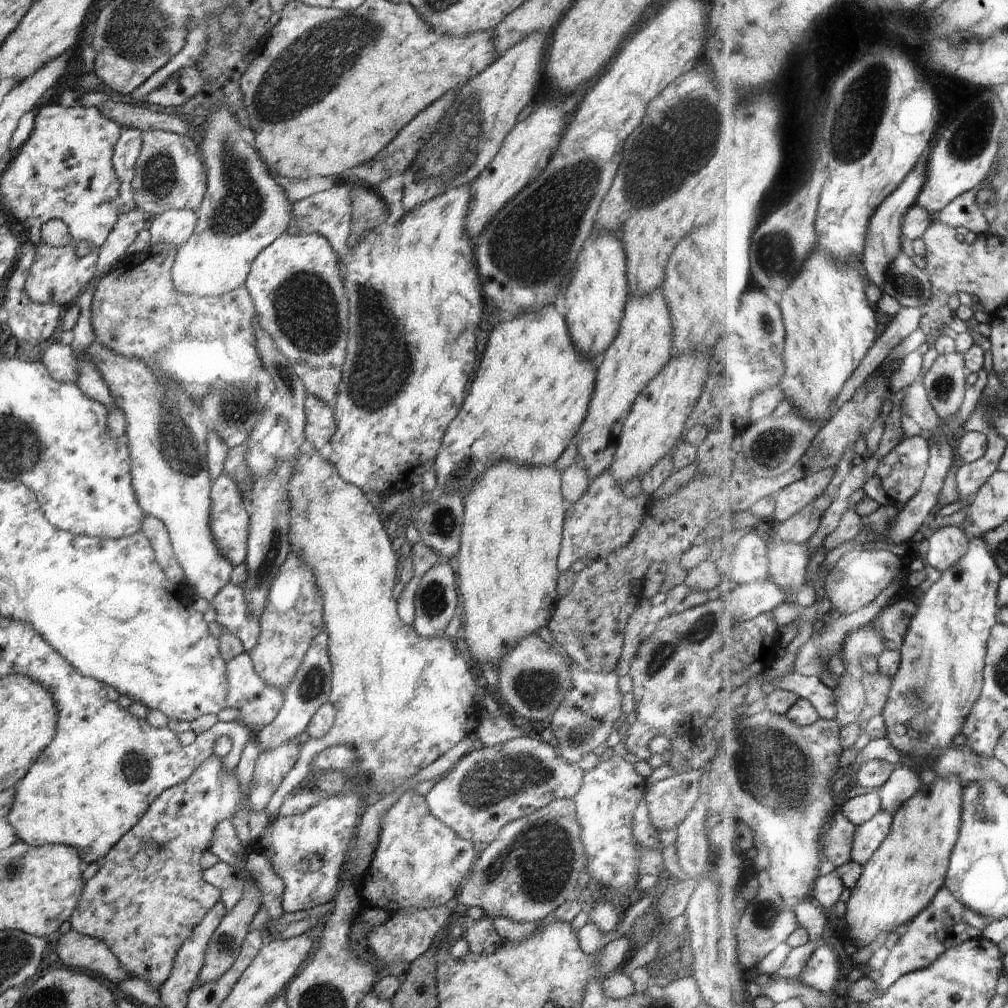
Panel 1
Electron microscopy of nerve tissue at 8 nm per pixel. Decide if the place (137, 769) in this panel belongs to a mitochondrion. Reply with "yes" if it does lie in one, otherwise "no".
yes

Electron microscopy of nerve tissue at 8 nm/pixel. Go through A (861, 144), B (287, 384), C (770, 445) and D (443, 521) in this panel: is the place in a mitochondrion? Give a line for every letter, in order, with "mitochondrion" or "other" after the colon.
A: mitochondrion
B: mitochondrion
C: mitochondrion
D: mitochondrion

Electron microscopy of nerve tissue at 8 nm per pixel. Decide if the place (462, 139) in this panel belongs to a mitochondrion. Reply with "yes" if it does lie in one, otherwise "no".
yes

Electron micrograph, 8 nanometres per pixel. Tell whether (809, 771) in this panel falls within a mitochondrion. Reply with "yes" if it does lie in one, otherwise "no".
yes

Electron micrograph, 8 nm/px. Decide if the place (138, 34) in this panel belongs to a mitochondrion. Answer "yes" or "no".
yes

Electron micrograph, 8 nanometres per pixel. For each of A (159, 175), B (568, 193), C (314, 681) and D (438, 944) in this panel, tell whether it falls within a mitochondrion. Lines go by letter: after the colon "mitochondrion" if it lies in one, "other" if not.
A: mitochondrion
B: mitochondrion
C: mitochondrion
D: other

